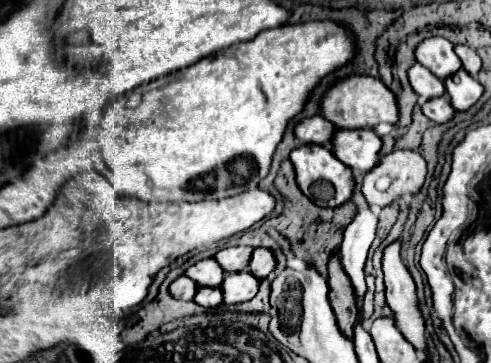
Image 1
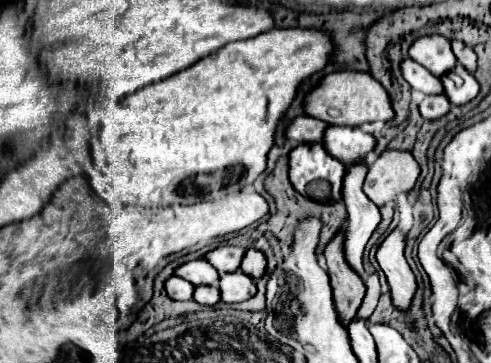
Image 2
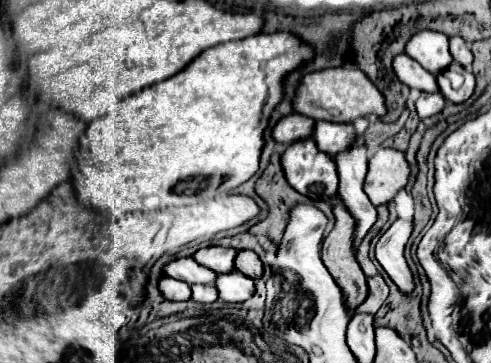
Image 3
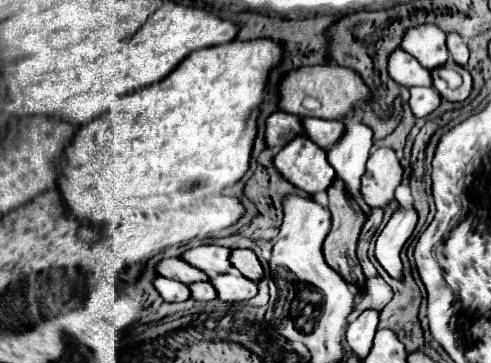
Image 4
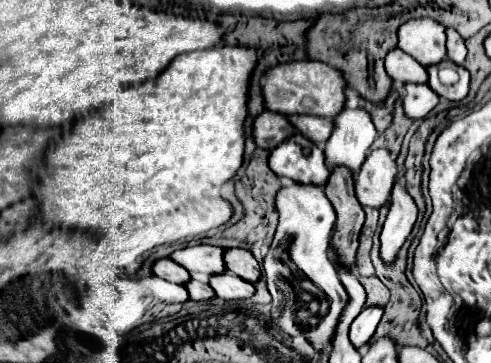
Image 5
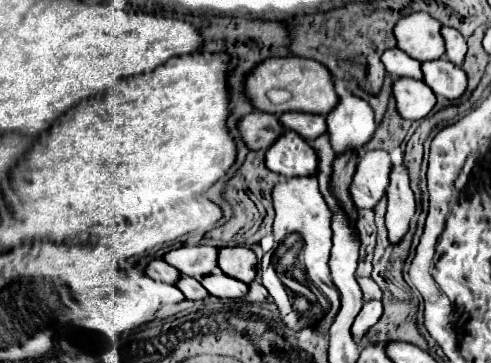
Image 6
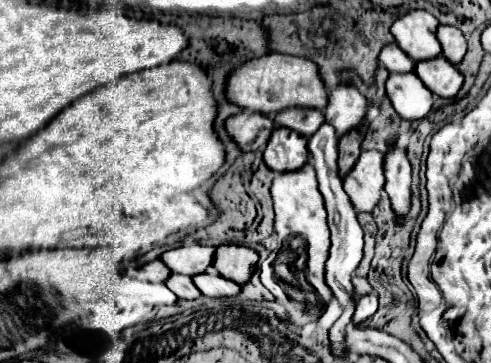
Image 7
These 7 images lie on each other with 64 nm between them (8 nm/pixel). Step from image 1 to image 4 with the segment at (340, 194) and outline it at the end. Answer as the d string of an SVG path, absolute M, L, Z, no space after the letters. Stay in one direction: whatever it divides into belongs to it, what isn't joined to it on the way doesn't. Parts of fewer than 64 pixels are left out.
M306 134L288 142L274 158L274 166L290 184L310 196L326 192L326 188L332 186L332 180L336 180L326 150L318 148Z

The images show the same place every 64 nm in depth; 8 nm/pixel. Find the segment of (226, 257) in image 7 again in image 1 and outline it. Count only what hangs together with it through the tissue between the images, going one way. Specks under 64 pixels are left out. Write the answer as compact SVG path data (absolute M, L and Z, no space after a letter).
M256 248L252 252L252 260L250 260L250 272L258 278L264 280L266 276L270 276L276 270L276 256L272 250L268 248Z

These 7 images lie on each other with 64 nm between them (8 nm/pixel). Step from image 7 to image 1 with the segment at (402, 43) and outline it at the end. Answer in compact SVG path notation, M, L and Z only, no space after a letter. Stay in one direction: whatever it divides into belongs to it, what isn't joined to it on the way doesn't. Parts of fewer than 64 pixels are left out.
M428 38L420 42L416 48L416 60L440 80L454 76L462 68L462 62L456 56L454 46L444 38Z

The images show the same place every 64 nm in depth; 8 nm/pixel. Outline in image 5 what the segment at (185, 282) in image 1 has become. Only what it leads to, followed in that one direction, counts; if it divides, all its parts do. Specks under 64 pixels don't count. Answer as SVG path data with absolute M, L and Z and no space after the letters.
M156 276L150 278L148 294L158 300L164 300L164 302L186 302L188 300L188 292L184 290L184 286L156 278Z

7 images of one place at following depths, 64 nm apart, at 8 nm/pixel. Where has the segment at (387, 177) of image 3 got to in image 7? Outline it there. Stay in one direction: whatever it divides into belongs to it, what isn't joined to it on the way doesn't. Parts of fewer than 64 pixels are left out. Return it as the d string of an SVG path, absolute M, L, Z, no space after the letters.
M378 150L362 152L352 172L344 178L344 192L358 212L372 212L384 190L384 154Z

